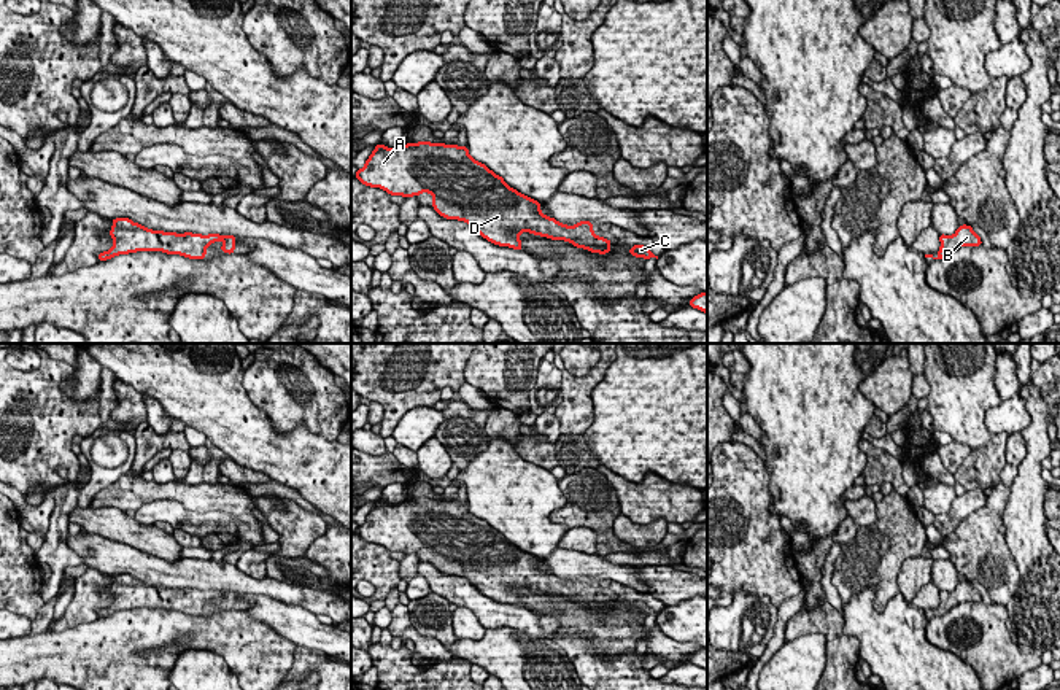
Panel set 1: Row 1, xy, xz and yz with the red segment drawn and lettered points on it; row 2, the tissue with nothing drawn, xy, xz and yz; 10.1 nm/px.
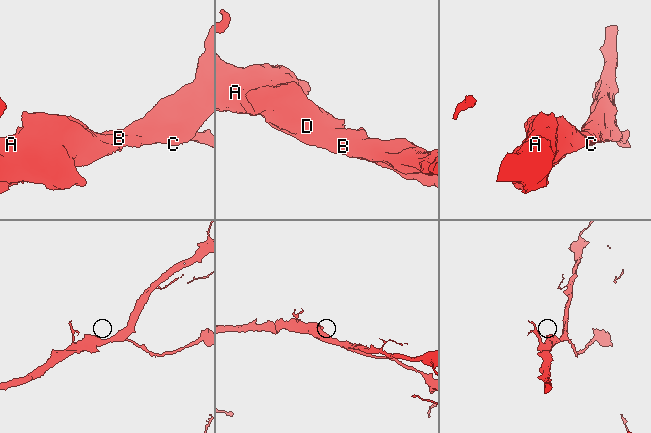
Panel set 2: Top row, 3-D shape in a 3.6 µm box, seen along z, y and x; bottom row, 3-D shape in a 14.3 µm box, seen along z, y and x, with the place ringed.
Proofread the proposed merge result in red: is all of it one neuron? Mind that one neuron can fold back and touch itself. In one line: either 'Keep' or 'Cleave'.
Keep

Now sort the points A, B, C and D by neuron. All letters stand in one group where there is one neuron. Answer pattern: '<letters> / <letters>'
A B C D

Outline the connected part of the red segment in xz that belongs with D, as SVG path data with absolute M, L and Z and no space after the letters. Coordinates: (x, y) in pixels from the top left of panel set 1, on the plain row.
M381 499L375 501L375 506L366 517L362 525L358 525L354 534L362 541L370 544L380 544L389 552L413 553L423 549L432 552L432 564L447 576L466 577L474 587L477 587L488 598L509 603L518 607L523 607L520 590L529 588L534 591L547 593L551 596L564 596L572 599L577 604L588 606L590 609L605 611L610 609L612 598L609 595L599 593L593 587L591 577L580 577L575 582L567 582L555 574L550 574L540 568L540 558L518 549L515 544L510 544L502 533L496 531L485 520L475 517L467 502L445 501L445 499L405 499L400 504L388 504Z

